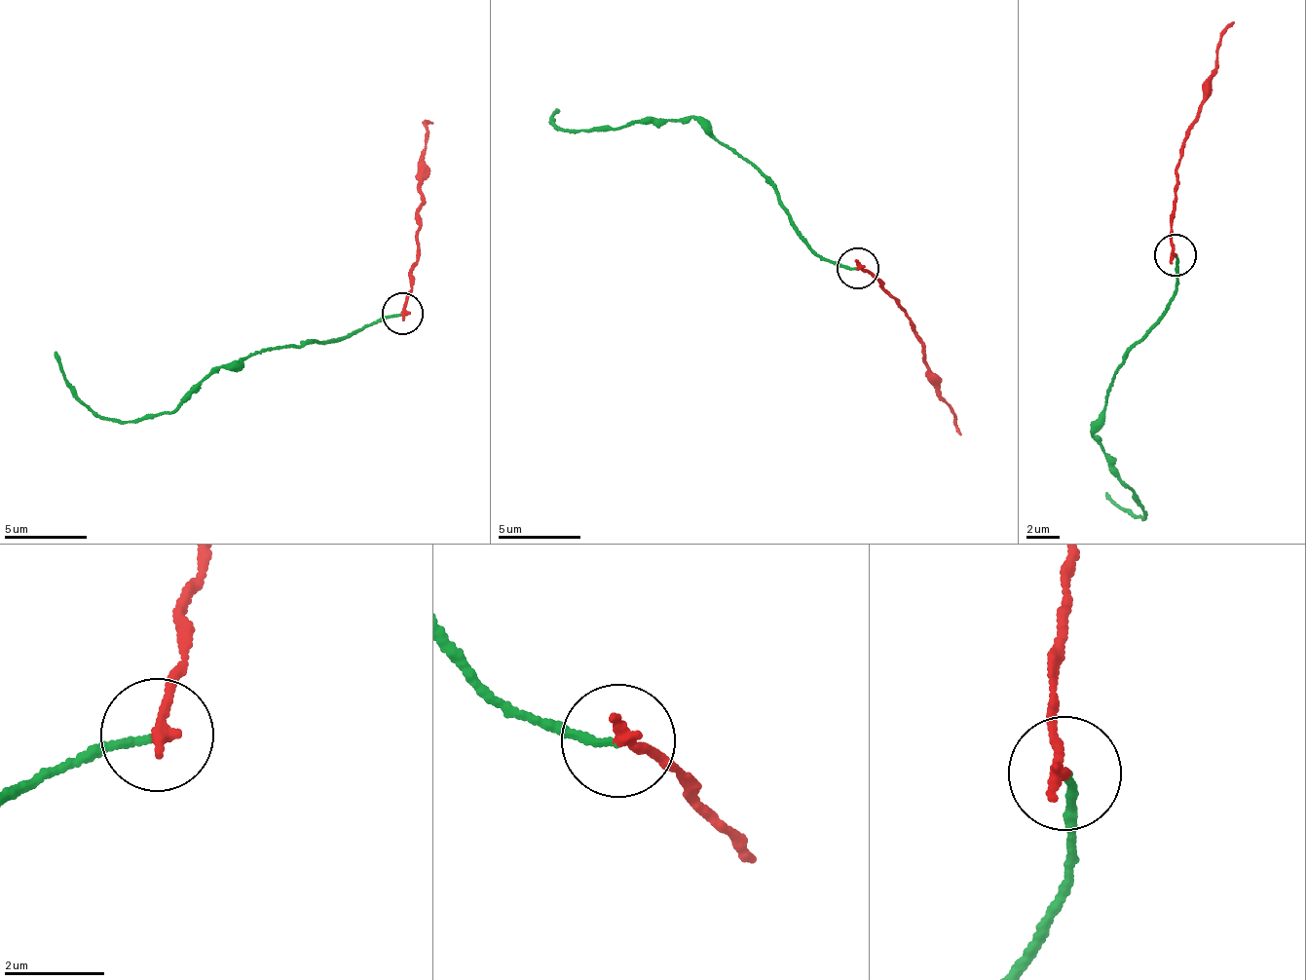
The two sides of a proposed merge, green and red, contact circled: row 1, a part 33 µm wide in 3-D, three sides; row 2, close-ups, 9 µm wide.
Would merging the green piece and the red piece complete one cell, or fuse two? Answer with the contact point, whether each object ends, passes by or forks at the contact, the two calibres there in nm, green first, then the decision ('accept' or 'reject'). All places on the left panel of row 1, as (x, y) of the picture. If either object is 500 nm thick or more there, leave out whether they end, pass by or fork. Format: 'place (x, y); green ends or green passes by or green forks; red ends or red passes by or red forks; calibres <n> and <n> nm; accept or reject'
place (402, 313); green ends; red ends; calibres 120 and 240 nm; reject

